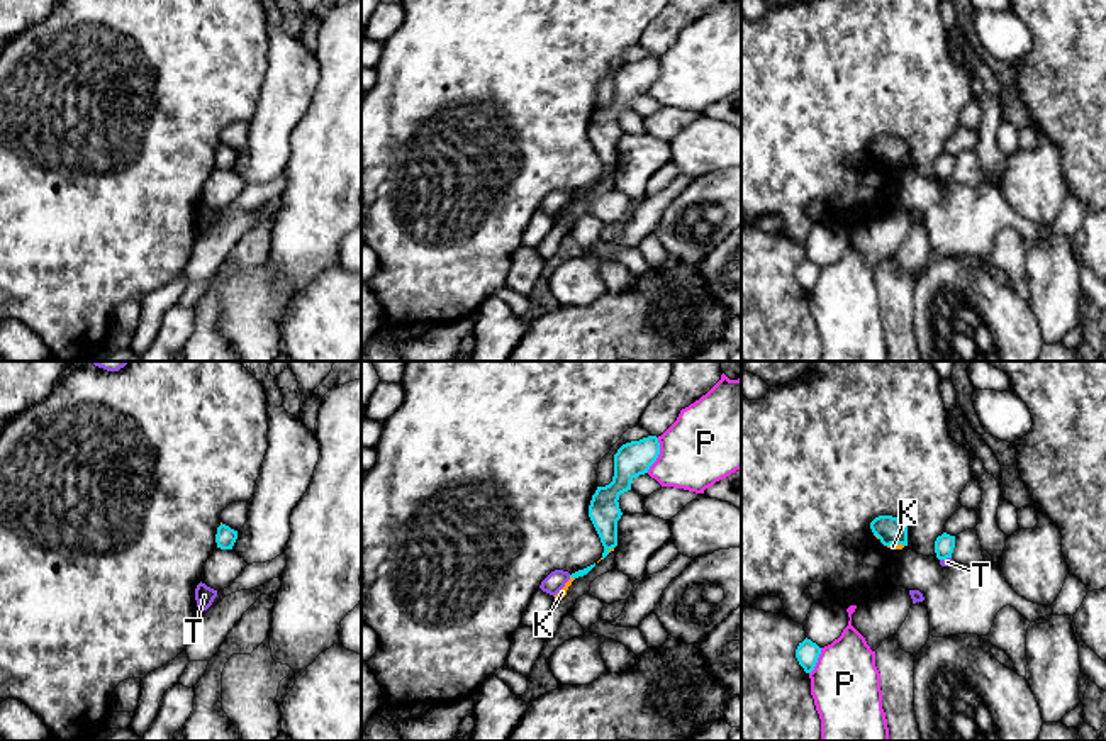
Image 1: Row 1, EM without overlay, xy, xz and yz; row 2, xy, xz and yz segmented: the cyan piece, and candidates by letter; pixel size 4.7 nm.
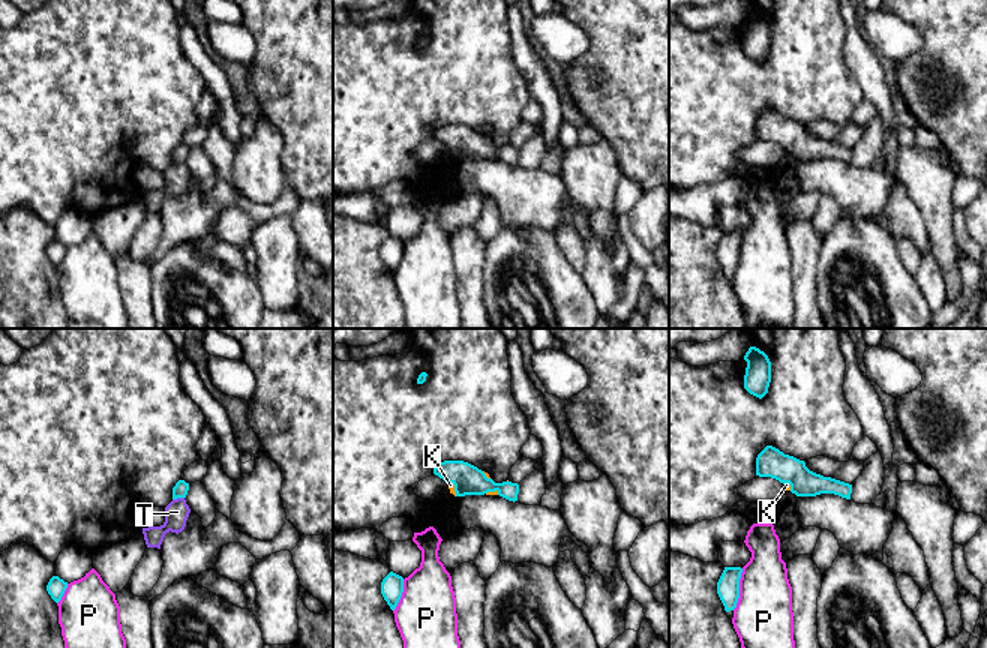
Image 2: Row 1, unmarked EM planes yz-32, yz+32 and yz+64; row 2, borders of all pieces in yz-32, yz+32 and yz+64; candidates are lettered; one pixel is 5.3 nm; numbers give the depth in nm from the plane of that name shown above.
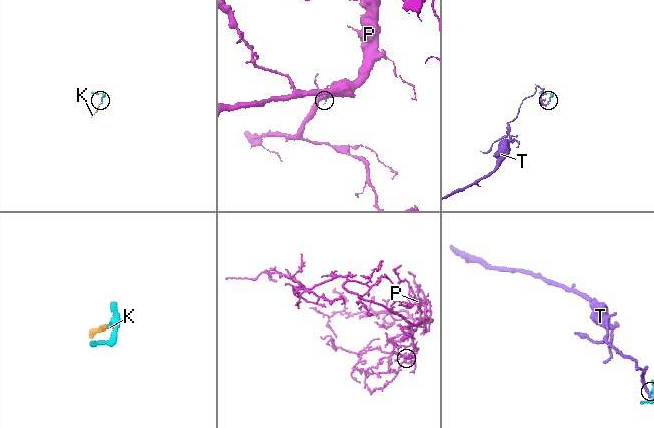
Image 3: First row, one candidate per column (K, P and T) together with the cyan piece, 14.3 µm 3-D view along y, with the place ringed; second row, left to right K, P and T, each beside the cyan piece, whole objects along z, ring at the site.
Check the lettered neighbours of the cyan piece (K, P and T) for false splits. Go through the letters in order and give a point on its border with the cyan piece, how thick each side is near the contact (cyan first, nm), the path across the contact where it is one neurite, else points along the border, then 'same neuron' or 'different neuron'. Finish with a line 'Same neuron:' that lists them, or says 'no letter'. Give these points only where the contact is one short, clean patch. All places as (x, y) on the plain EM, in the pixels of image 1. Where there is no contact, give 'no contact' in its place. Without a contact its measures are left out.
K: yz (894, 163) | 130/30 nm | same neuron
P: xz (659, 73) | 160/380 nm | different neuron
T: yz (945, 178) | 100/40 nm | along yz (950, 177), (940, 180) | different neuron
Same neuron: K

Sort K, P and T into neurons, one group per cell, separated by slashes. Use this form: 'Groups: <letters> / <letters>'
Groups: K / P / T

